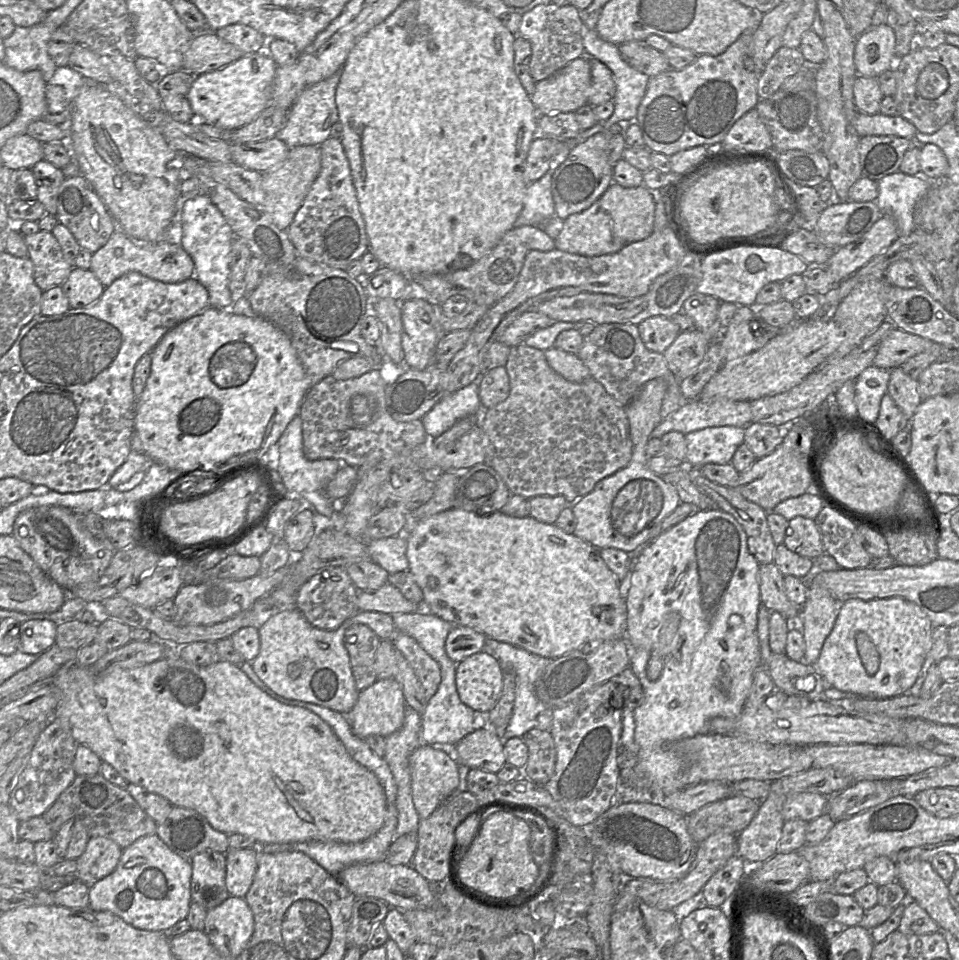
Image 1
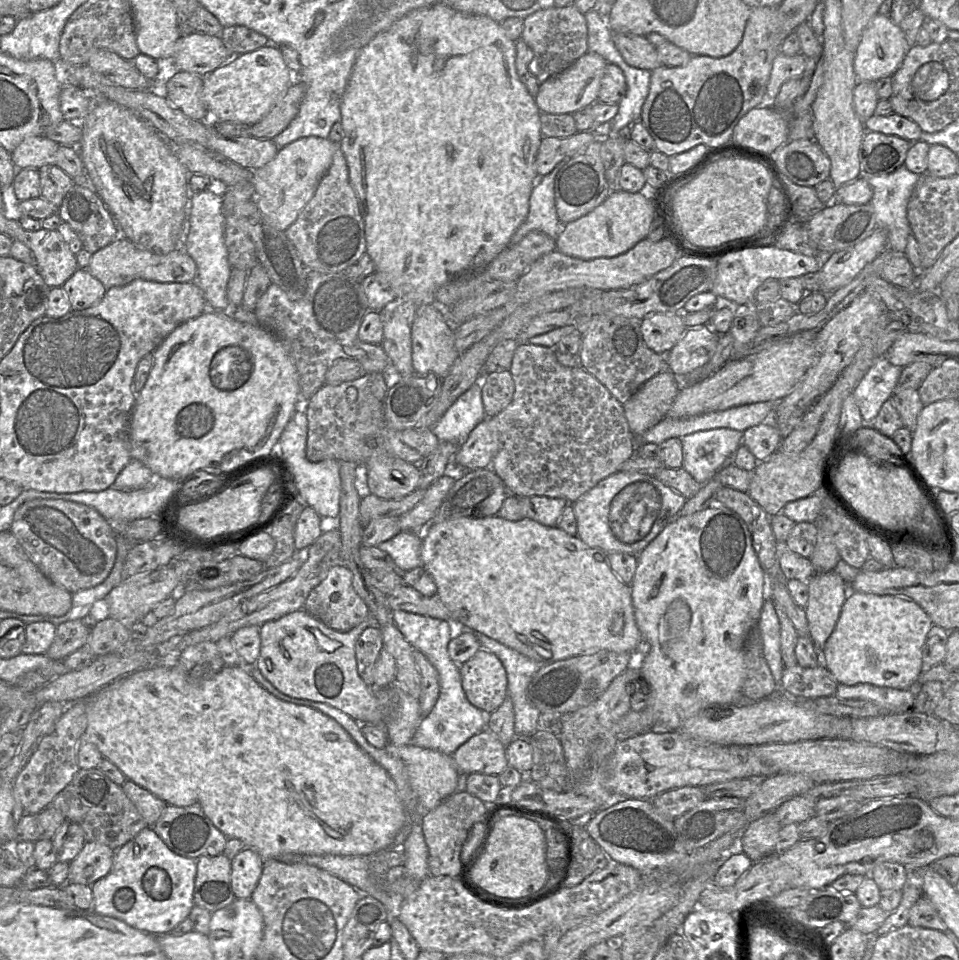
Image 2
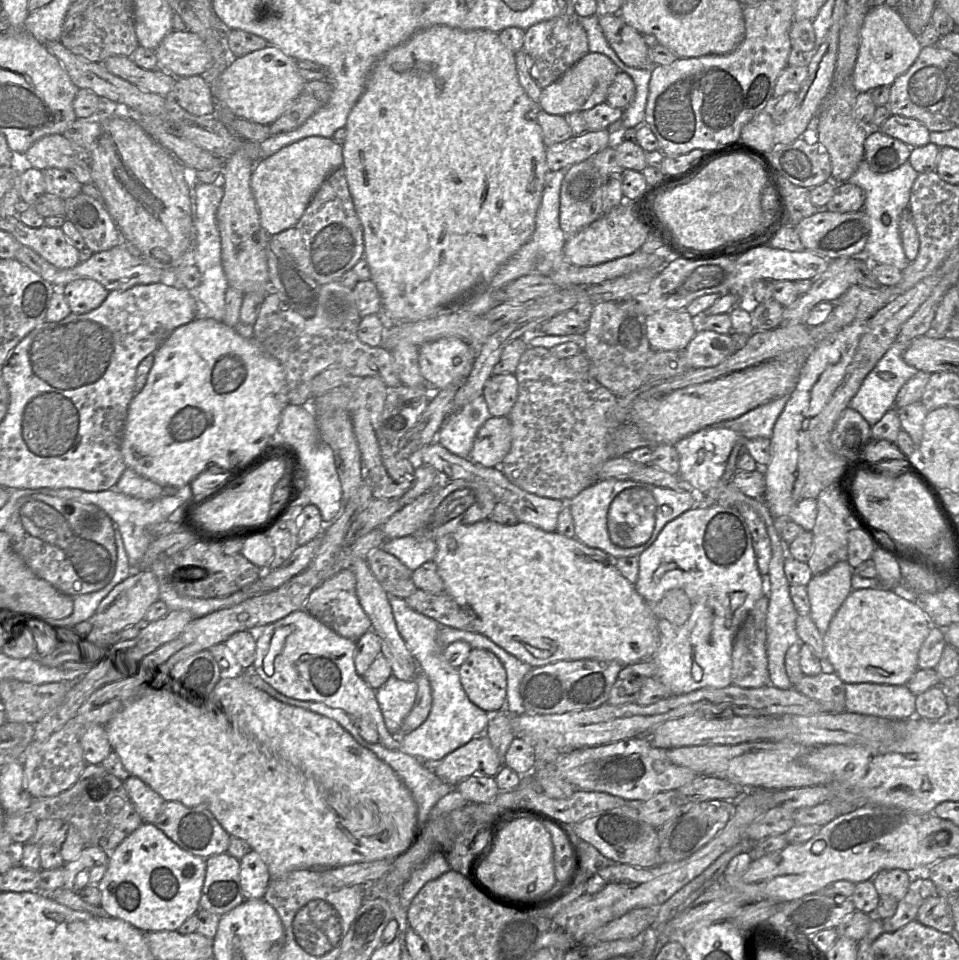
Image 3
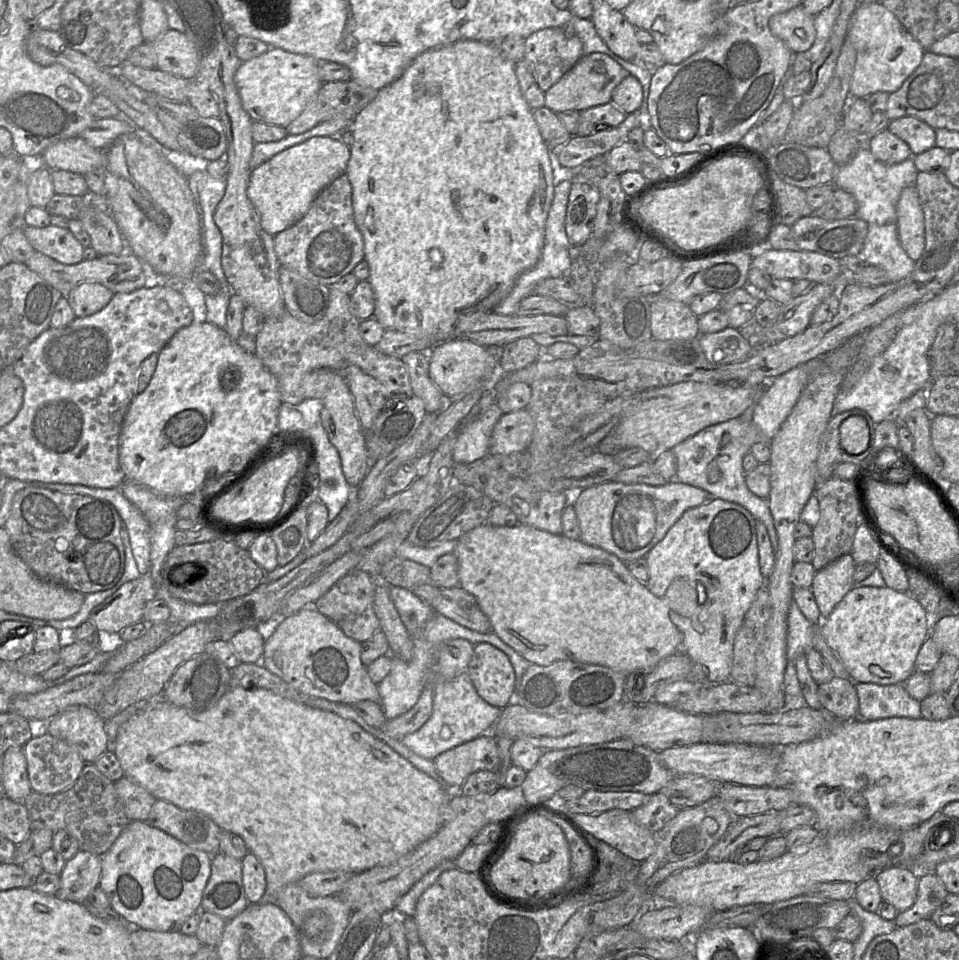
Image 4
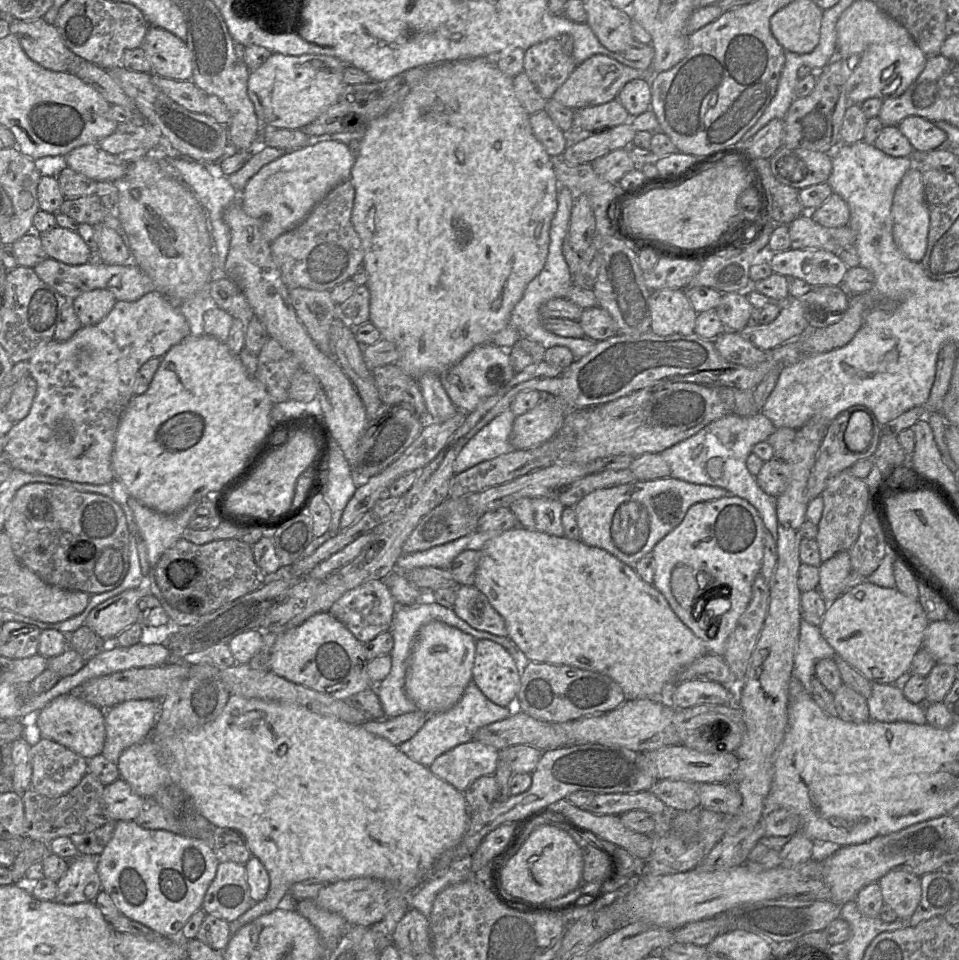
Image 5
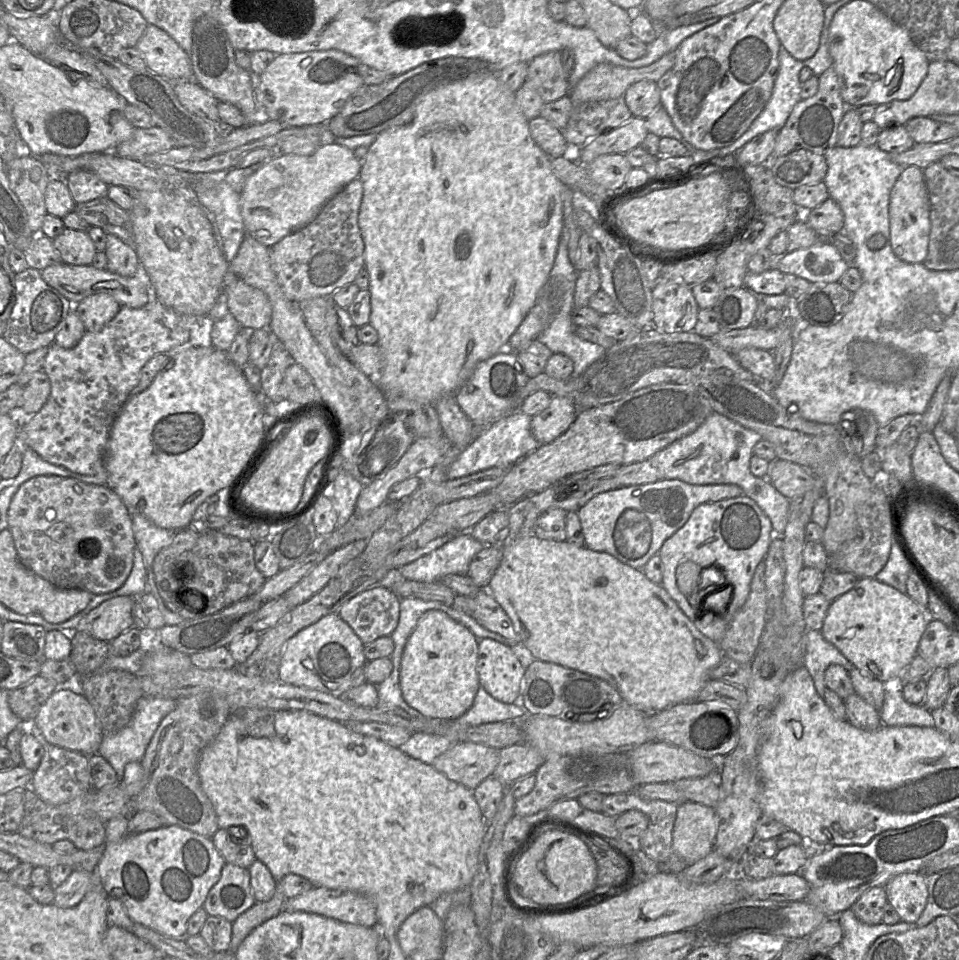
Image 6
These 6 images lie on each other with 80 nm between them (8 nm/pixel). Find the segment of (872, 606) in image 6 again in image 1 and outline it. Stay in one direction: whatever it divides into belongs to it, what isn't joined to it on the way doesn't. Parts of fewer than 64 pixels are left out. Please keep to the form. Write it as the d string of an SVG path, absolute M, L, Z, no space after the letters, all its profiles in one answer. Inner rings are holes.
M902 597L849 599L840 604L831 633L825 639L815 666L828 686L862 698L886 699L908 693L919 677L932 647L933 622L914 602Z

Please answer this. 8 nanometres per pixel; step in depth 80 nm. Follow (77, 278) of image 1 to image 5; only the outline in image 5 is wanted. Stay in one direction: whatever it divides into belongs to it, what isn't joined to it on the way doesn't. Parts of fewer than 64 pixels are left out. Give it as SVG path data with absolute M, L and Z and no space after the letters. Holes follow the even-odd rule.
M105 289L84 292L72 300L72 307L82 326L101 322L112 310L117 299Z

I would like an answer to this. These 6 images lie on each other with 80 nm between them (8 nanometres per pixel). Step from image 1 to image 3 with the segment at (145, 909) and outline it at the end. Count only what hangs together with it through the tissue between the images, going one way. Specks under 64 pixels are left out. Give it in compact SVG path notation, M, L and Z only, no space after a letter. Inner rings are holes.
M142 823L136 830L134 830L126 838L124 838L123 841L111 853L109 853L107 869L101 881L97 884L97 887L101 893L100 906L105 910L109 917L121 919L142 932L175 931L183 924L183 922L188 917L195 915L199 911L199 900L205 873L206 859L193 855L181 849L161 830L156 828L153 823Z

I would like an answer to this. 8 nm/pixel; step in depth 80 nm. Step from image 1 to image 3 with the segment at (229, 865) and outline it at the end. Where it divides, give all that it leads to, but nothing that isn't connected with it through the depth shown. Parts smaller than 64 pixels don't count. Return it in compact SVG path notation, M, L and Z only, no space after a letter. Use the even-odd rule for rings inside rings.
M250 850L240 860L239 880L245 899L263 898L270 876L260 855Z

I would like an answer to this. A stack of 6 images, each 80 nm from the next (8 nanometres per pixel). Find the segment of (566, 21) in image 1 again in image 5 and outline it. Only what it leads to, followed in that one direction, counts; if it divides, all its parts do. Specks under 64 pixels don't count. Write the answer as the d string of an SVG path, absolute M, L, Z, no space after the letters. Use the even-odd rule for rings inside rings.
M558 38L535 44L524 54L524 72L546 100L553 97L576 67L573 57L563 52Z

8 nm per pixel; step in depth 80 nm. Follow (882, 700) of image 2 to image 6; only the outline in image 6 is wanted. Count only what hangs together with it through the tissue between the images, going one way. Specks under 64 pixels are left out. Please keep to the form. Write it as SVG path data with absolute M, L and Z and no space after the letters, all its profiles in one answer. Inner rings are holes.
M889 685L879 712L883 725L934 727L931 711L924 705L907 702L898 685Z

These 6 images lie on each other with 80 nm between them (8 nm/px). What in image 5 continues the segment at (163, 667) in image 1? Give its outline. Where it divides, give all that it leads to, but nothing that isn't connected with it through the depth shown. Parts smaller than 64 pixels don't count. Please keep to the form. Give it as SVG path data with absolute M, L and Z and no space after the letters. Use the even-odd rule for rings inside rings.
M230 695L221 714L212 722L196 730L176 732L168 737L150 736L141 743L125 749L119 756L117 767L120 777L130 785L136 794L146 799L151 798L164 784L169 783L170 779L178 783L193 801L197 812L214 827L239 831L251 855L258 858L266 868L270 879L269 891L266 897L257 903L253 903L245 913L229 923L230 937L241 927L254 921L259 916L287 904L290 887L306 879L317 879L326 884L332 884L342 880L370 877L391 884L393 886L392 898L388 901L388 911L379 926L387 925L388 929L395 930L398 922L410 910L411 896L425 882L425 875L447 850L459 843L469 825L470 810L464 793L435 776L428 767L408 758L400 751L398 746L366 731L360 725L322 716L303 706L292 703Z

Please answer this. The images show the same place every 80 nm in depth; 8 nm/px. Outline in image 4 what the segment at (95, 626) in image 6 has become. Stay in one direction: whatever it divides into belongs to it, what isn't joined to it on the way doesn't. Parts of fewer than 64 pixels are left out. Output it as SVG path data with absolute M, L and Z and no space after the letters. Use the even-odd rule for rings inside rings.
M149 573L126 582L114 594L95 607L87 621L93 623L102 634L120 634L126 627L143 621L146 605L156 598L156 589Z

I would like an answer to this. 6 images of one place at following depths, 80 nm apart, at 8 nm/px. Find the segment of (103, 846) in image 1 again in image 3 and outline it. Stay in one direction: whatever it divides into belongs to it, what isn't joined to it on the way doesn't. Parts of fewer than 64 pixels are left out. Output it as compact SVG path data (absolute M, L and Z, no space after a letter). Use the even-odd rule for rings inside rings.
M84 847L79 856L64 864L63 888L79 893L88 886L97 886L107 866L109 854L98 847Z

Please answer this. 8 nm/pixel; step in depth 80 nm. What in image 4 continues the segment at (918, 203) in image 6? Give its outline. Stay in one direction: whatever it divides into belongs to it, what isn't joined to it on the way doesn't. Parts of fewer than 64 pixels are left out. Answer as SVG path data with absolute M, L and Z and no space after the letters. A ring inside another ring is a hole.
M916 185L908 186L902 190L896 213L900 244L907 255L916 262L925 247L924 214Z

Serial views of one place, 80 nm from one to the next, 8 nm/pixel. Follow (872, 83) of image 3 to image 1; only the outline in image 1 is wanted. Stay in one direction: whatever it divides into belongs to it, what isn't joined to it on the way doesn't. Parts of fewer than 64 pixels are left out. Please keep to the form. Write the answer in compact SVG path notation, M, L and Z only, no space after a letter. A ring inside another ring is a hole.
M887 24L871 26L857 37L854 64L859 75L878 78L897 62L895 32Z

